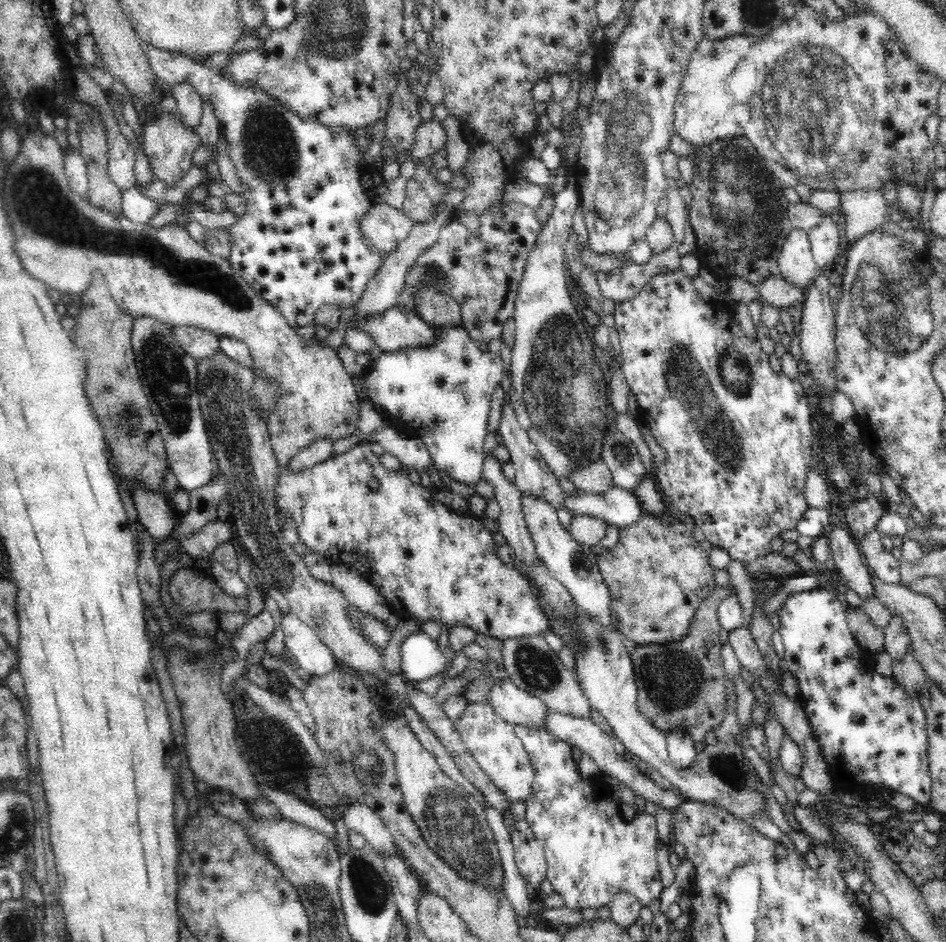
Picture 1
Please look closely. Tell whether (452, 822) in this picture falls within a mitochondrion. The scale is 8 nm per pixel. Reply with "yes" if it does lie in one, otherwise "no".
yes

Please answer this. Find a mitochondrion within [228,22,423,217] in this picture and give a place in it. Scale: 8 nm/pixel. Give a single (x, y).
(268, 145)

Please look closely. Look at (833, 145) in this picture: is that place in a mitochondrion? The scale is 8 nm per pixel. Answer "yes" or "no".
yes

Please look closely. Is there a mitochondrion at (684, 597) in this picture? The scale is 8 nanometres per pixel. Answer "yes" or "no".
no

